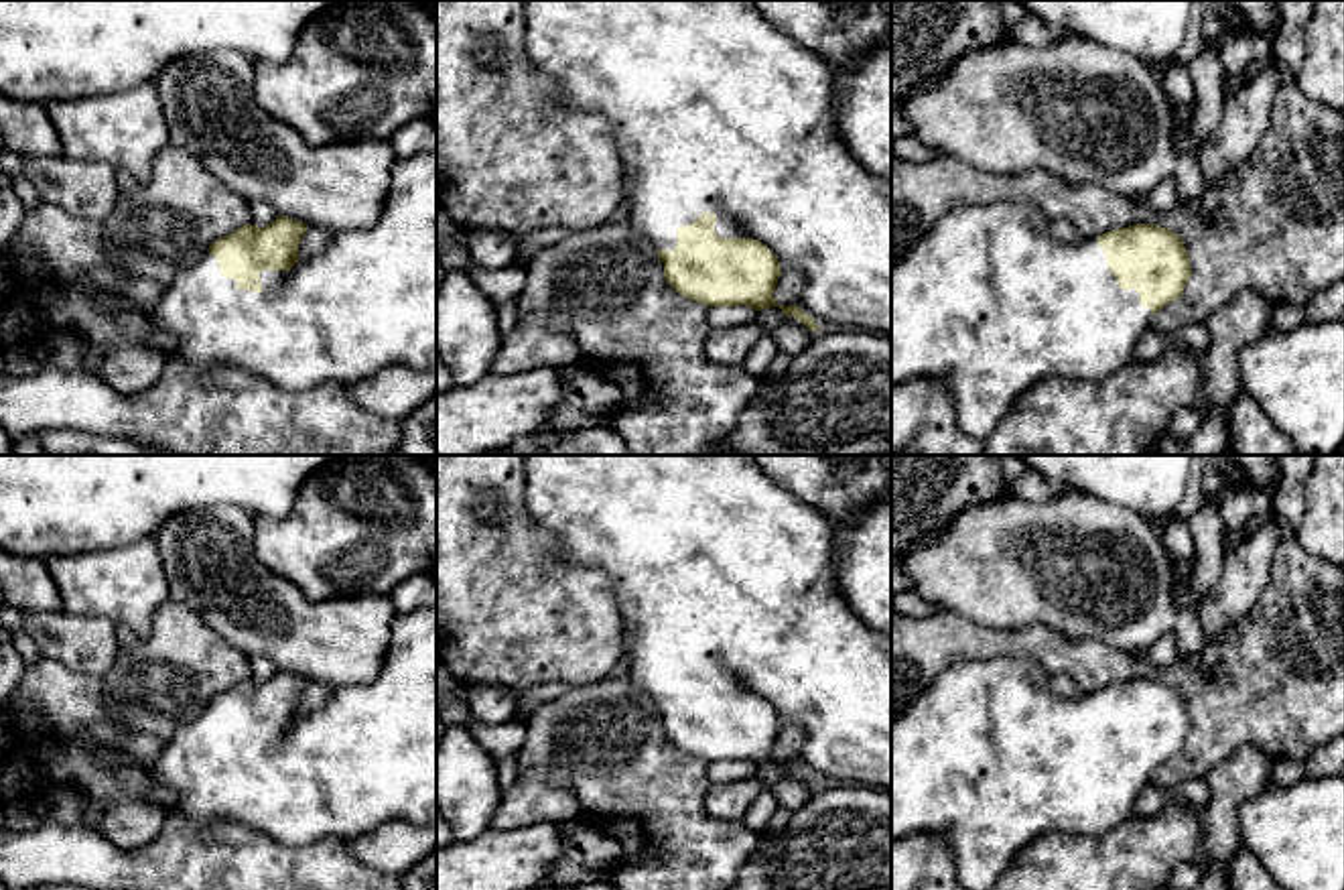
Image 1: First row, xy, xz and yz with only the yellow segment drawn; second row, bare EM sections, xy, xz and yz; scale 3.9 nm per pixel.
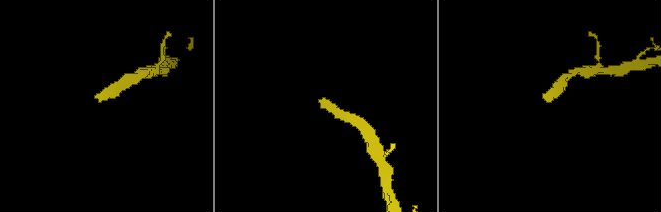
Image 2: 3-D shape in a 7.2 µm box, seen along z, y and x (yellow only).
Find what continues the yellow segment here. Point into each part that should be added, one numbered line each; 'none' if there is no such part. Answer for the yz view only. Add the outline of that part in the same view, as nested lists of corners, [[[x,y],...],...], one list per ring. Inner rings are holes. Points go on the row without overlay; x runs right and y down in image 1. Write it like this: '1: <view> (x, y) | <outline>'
1: yz (987, 756) | [[[1013,656],[952,664],[942,671],[908,709],[891,719],[891,841],[922,831],[940,835],[954,851],[956,876],[966,890],[991,890],[1011,866],[1013,857],[1039,835],[1100,837],[1115,831],[1133,817],[1139,794],[1151,784],[1153,768],[1139,758],[1135,744],[1125,746],[1117,740],[1115,729],[1108,725],[1106,711],[1098,701],[1098,693],[1082,693],[1074,699],[1058,697],[1050,691],[1048,679],[1050,675],[1039,664]]]

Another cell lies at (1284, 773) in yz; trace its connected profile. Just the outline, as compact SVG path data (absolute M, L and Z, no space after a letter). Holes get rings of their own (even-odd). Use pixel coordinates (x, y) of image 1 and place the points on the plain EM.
M1279 758L1273 762L1267 784L1271 786L1291 786L1305 778L1303 760Z

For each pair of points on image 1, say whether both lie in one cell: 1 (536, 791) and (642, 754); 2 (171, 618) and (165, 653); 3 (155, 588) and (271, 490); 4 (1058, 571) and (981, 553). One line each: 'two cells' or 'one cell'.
1: two cells
2: one cell
3: two cells
4: one cell

